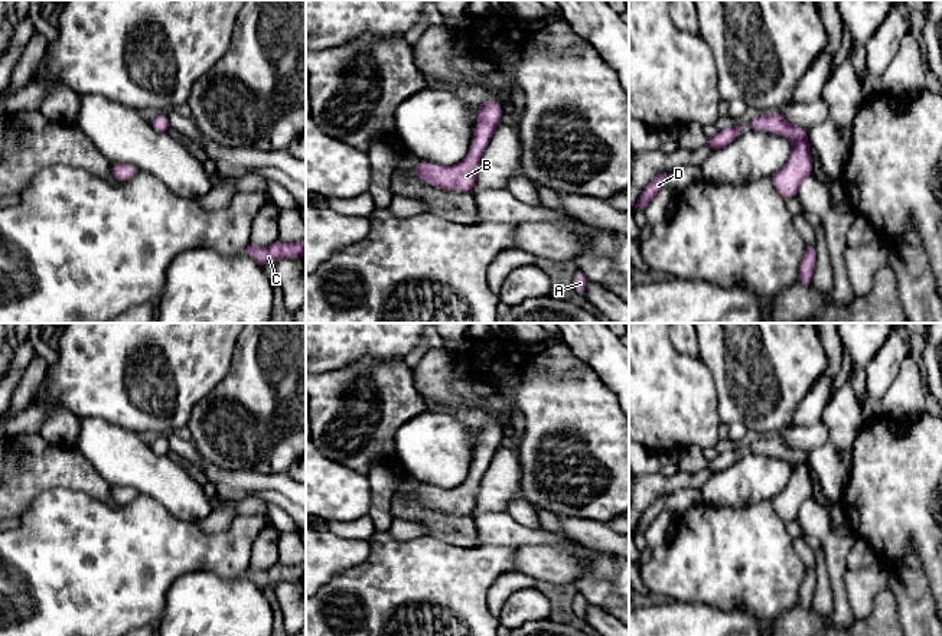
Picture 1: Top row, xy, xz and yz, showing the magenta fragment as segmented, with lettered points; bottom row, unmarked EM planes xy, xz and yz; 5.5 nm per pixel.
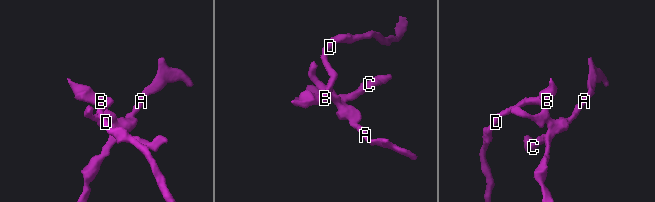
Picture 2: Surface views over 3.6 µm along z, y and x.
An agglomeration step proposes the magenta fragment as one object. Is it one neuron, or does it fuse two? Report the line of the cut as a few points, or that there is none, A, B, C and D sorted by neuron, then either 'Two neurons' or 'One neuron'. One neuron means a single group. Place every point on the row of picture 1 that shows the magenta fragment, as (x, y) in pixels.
No split. Groups: A B C D. One neuron

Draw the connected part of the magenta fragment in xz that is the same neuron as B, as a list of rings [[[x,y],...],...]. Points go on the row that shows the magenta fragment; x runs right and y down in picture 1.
[[[489,98],[476,108],[476,112],[480,115],[480,121],[475,125],[473,141],[463,162],[454,166],[441,167],[430,162],[418,160],[411,173],[424,183],[444,190],[472,192],[476,183],[482,154],[502,120],[503,110],[498,100]]]

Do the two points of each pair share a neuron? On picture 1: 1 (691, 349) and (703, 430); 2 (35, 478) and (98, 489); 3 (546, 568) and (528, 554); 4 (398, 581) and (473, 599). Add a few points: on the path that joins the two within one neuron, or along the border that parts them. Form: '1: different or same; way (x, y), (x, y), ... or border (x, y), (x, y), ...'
1: different; border (670, 338), (678, 351), (697, 356)
2: same; way (51, 478), (82, 478)
3: same; way (541, 564), (533, 558)
4: same; way (417, 596), (455, 599)

